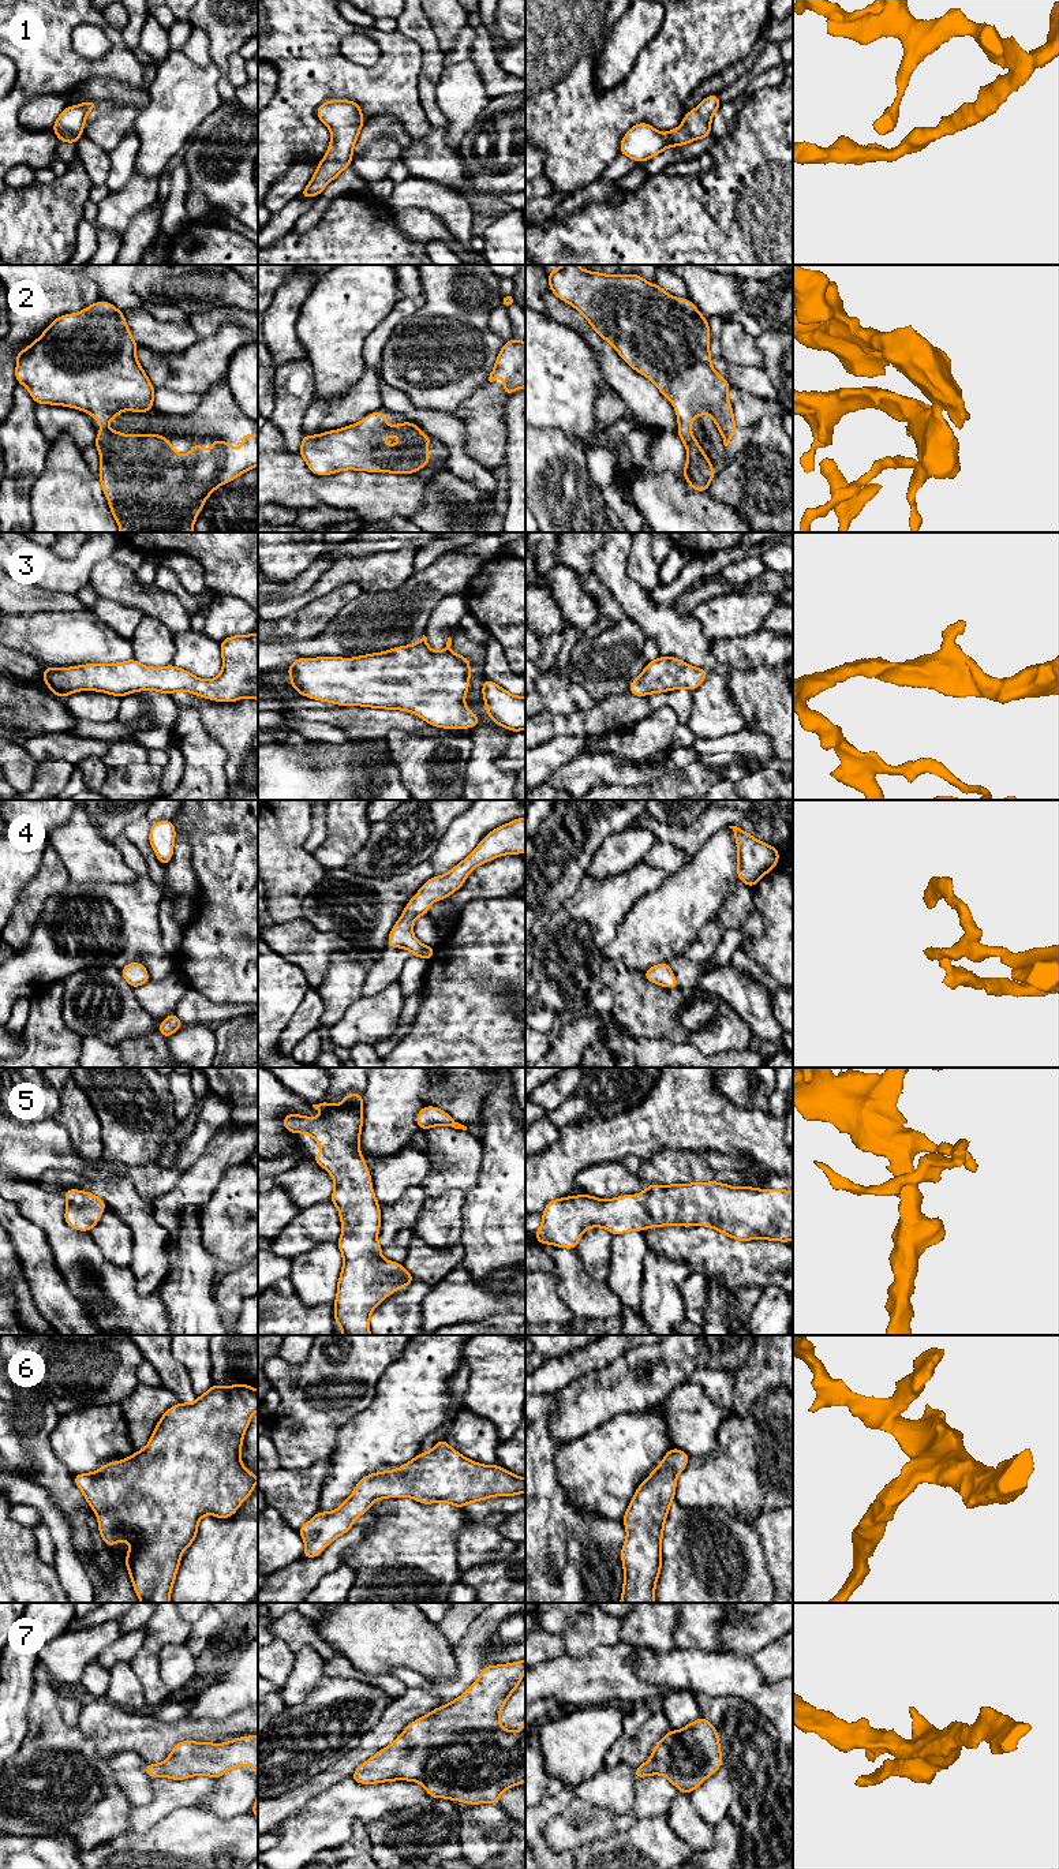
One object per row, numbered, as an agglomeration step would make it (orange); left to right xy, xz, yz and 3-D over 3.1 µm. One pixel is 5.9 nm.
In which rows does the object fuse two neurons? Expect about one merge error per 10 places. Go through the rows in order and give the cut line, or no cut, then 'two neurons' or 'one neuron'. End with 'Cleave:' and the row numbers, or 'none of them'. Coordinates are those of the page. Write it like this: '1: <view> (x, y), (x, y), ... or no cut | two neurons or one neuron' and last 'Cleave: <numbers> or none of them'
1: no cut | one neuron
2: no cut | one neuron
3: no cut | one neuron
4: no cut | one neuron
5: no cut | one neuron
6: no cut | one neuron
7: no cut | one neuron
Cleave: none of them

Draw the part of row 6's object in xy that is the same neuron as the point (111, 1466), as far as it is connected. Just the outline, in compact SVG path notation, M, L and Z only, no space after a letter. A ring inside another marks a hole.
M213 1384L195 1402L169 1408L143 1450L93 1473L74 1476L96 1511L105 1545L116 1545L120 1539L131 1545L126 1569L141 1603L171 1603L183 1551L197 1539L199 1520L206 1514L227 1520L251 1495L258 1477L244 1468L240 1449L257 1410L258 1390L254 1387Z

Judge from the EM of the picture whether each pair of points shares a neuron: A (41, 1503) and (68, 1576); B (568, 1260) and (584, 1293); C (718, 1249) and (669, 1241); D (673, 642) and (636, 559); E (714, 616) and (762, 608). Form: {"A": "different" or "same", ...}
{"A": "same", "B": "same", "C": "same", "D": "different", "E": "same"}

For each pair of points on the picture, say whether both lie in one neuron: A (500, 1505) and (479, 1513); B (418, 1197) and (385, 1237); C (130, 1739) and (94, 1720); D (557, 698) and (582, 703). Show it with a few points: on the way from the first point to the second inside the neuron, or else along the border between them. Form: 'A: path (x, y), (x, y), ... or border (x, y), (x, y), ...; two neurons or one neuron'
A: path (494, 1505), (485, 1507); one neuron
B: path (408, 1207), (389, 1228); one neuron
C: path (122, 1731), (103, 1723); one neuron
D: path (562, 698), (576, 699); one neuron

